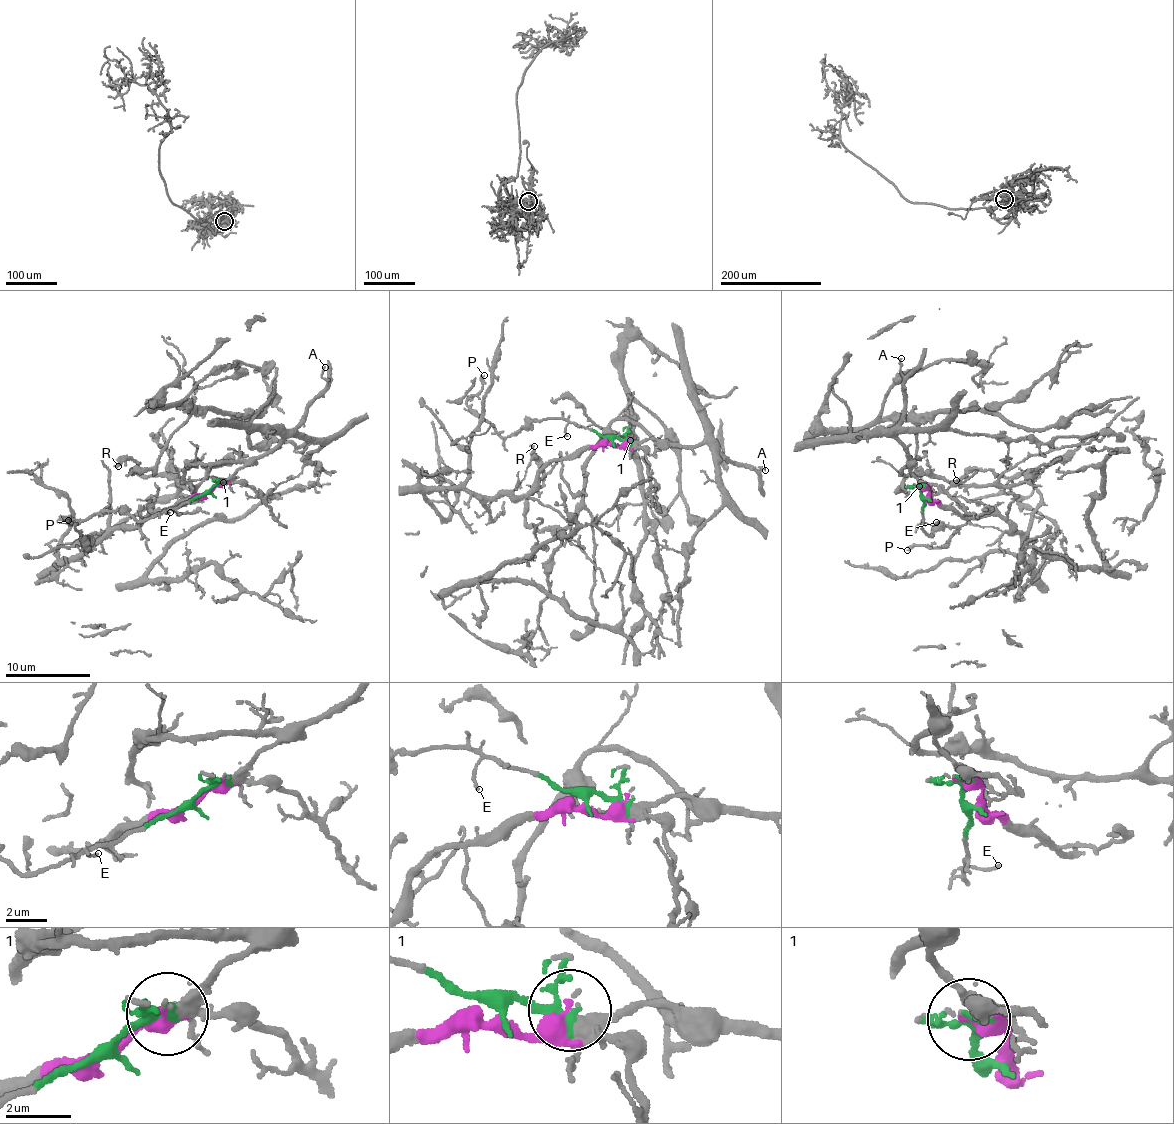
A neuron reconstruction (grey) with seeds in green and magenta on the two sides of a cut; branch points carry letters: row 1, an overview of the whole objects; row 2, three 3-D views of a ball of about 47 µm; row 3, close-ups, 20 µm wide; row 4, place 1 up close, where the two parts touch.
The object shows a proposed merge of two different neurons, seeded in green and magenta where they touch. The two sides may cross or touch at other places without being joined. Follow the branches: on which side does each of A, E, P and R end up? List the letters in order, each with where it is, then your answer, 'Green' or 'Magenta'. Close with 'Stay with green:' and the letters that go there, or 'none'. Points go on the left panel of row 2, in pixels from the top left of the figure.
A: Place: (325, 367). Green
E: Place: (170, 512). Green
P: Place: (68, 520). Green
R: Place: (118, 466). Green
Stay with green: A, E, P, R

